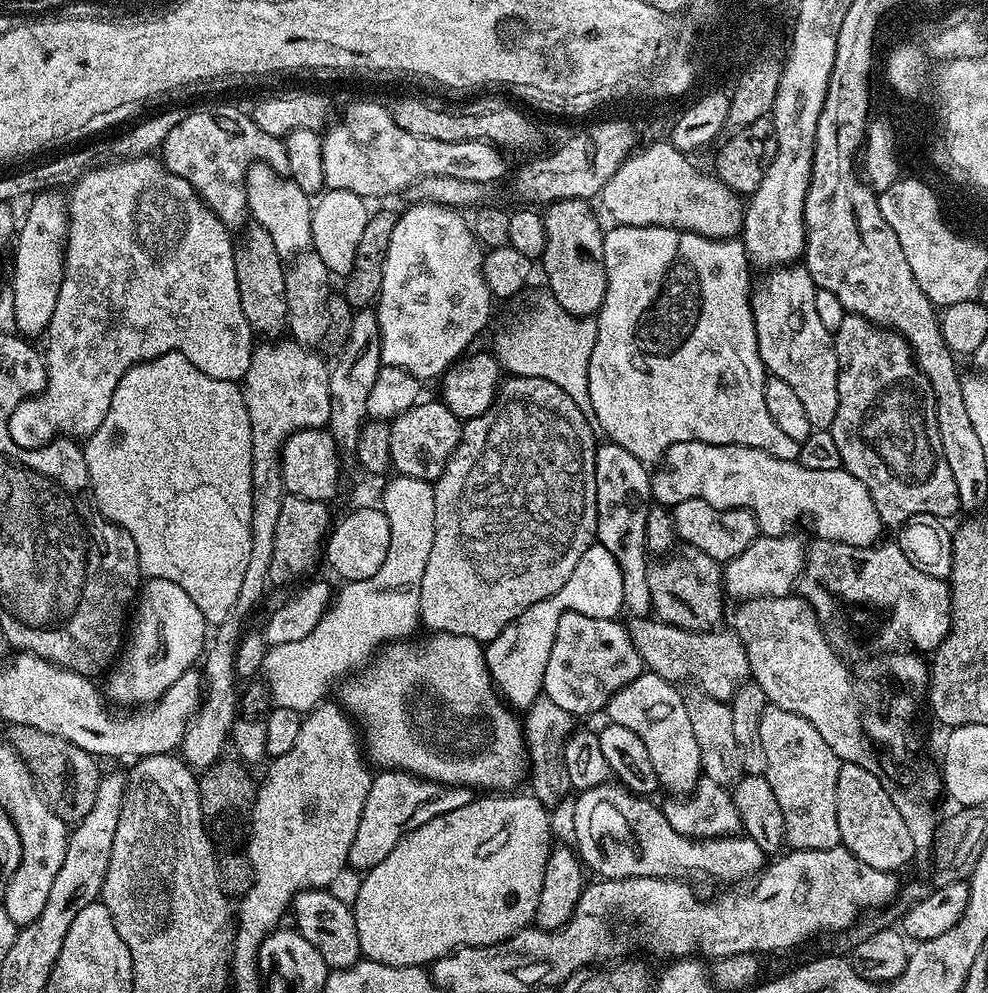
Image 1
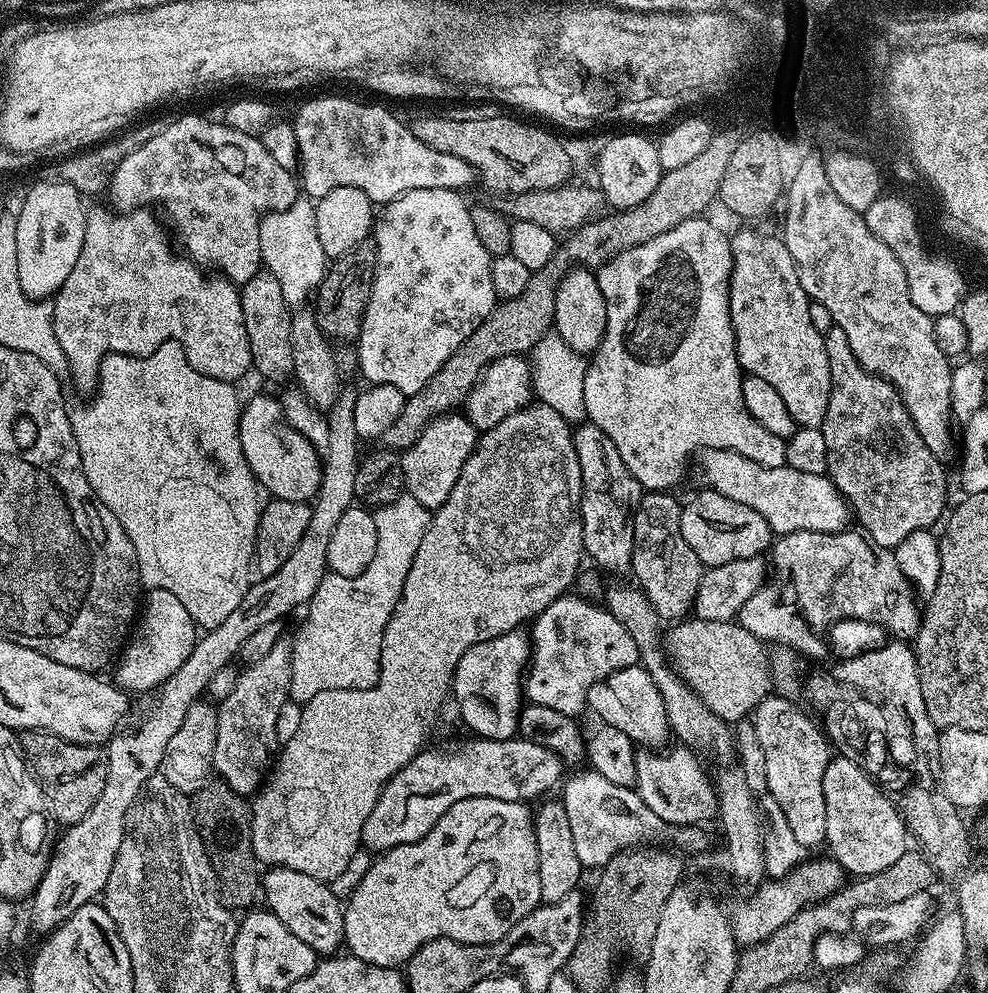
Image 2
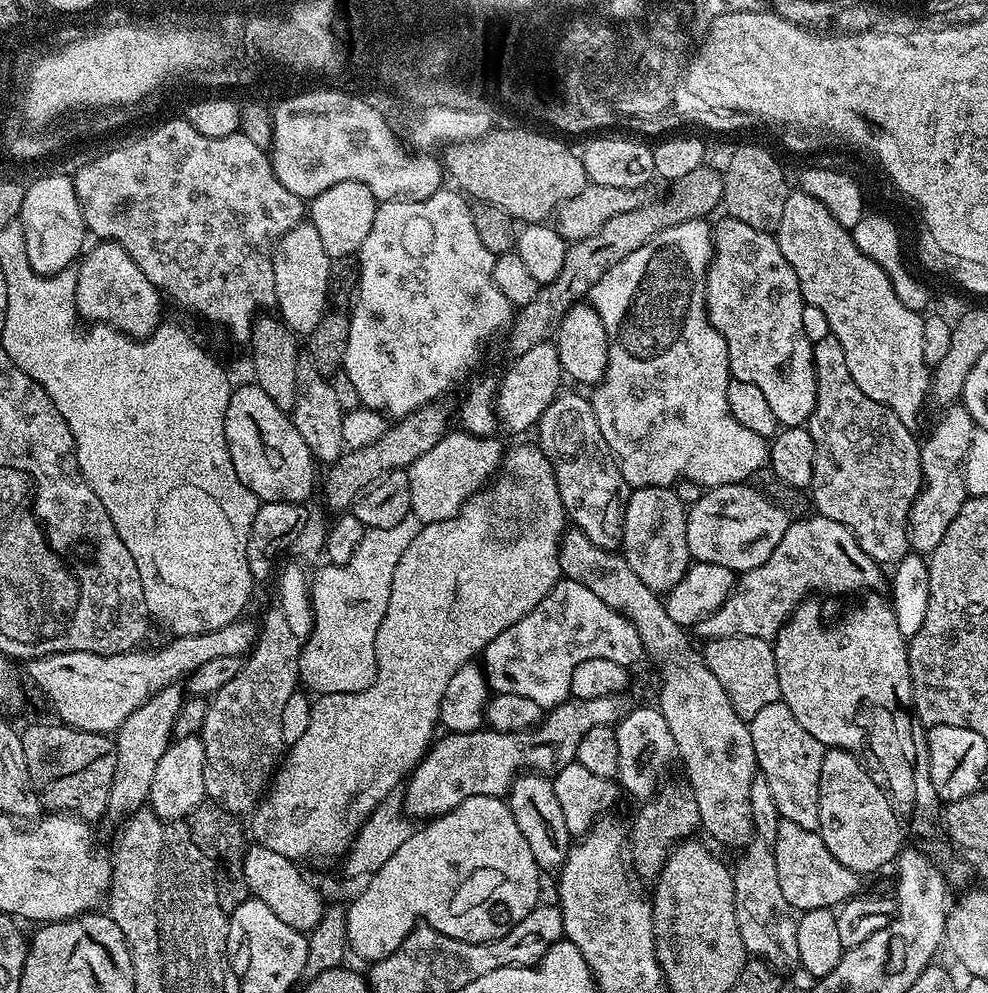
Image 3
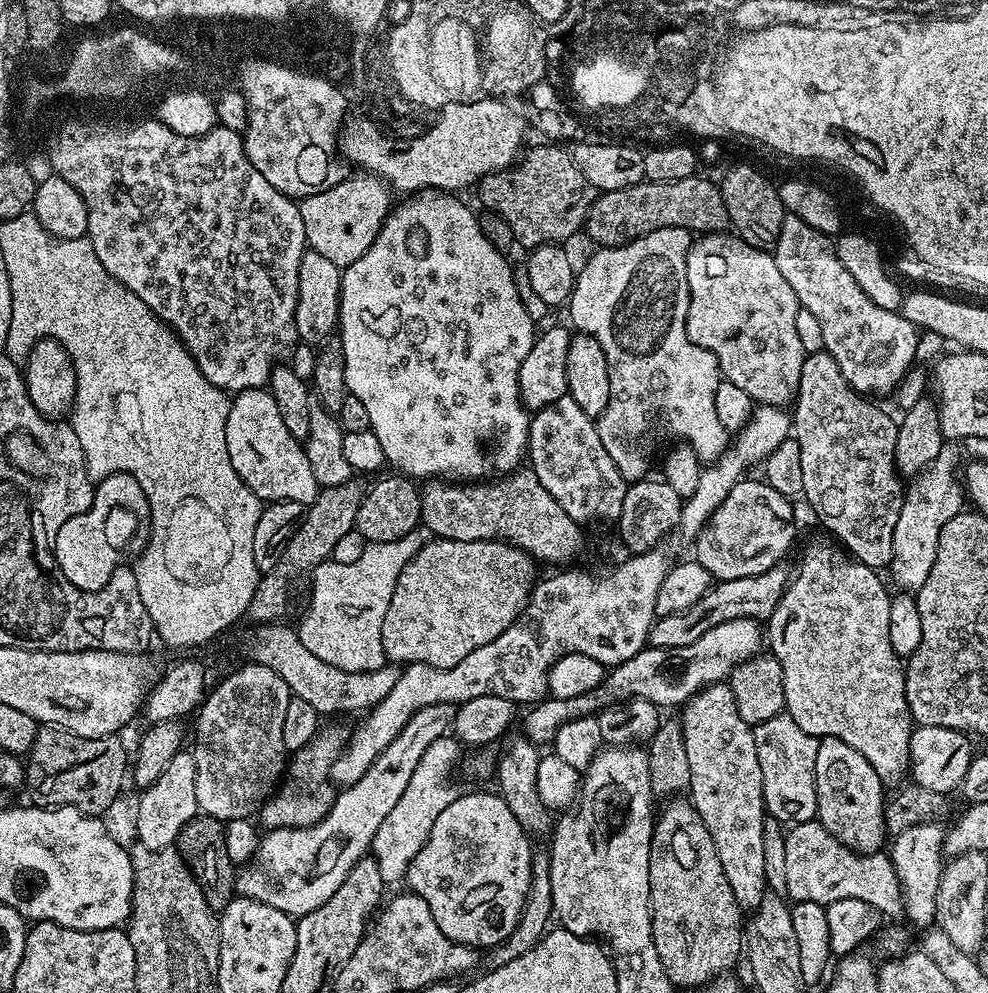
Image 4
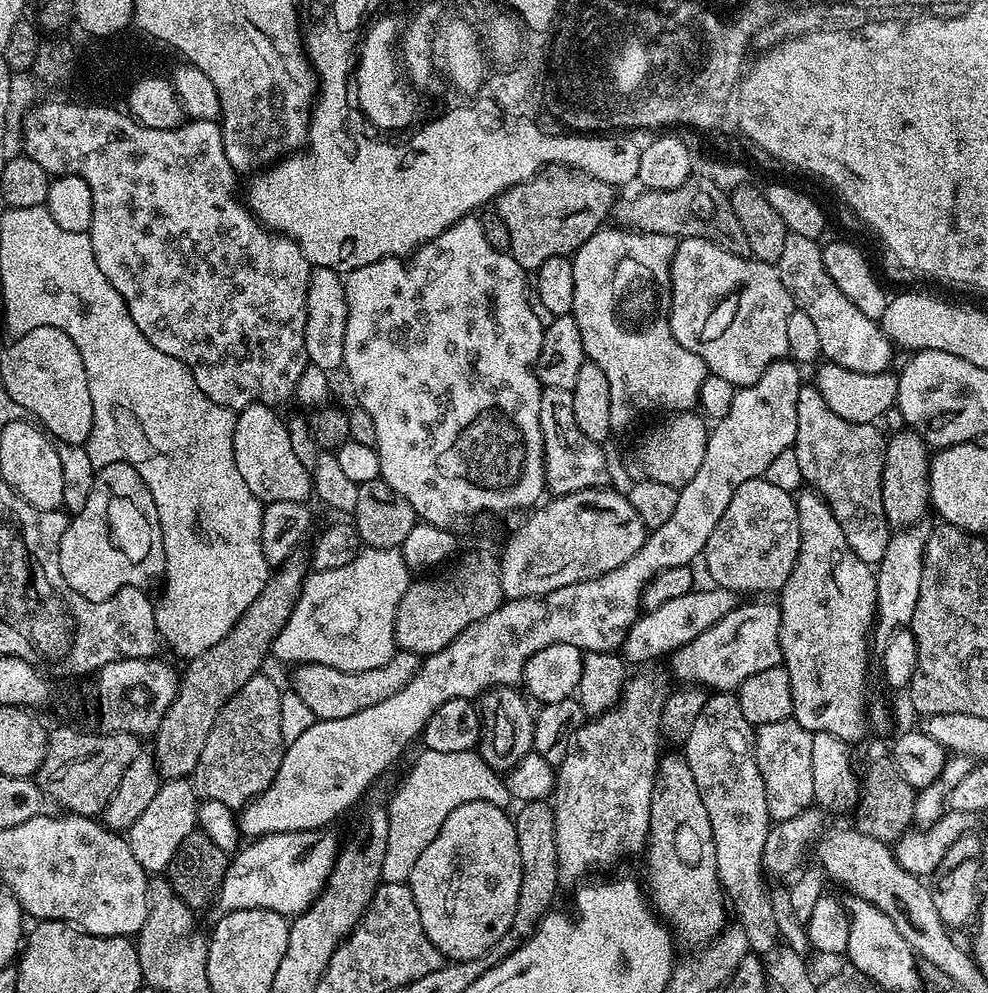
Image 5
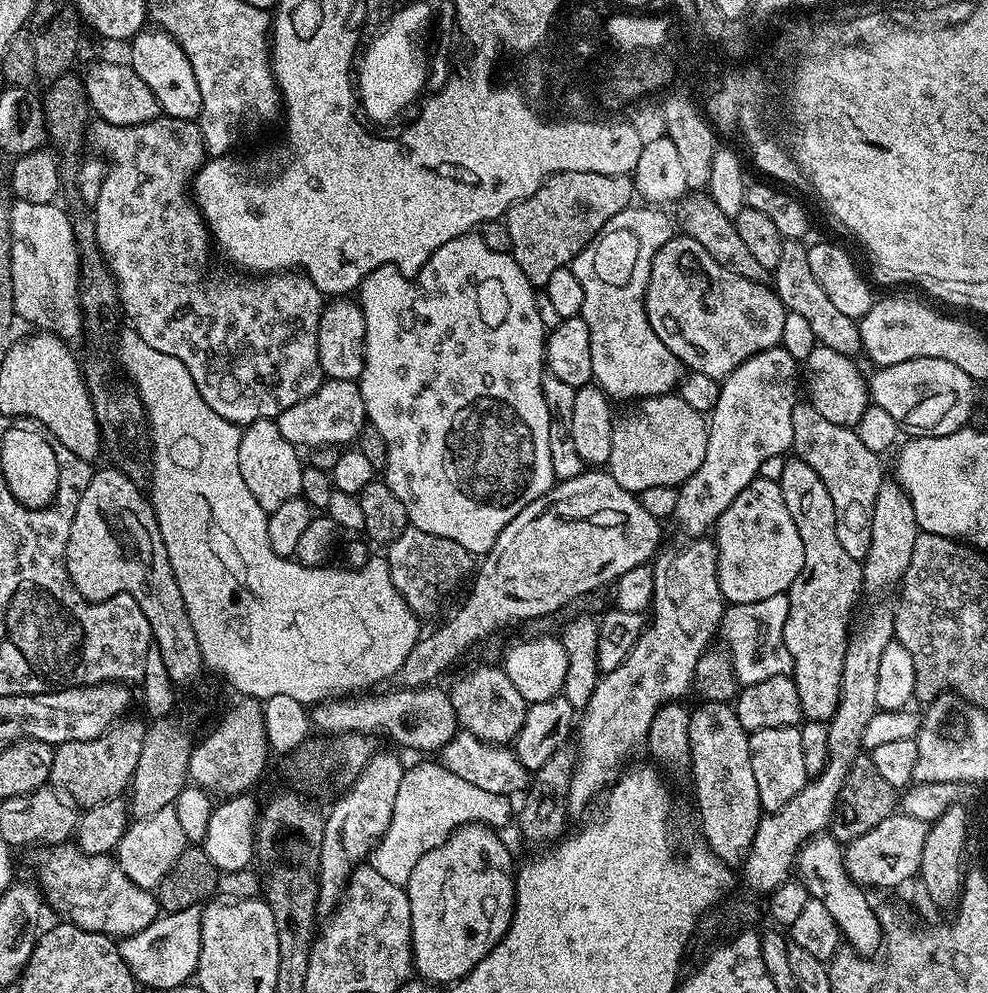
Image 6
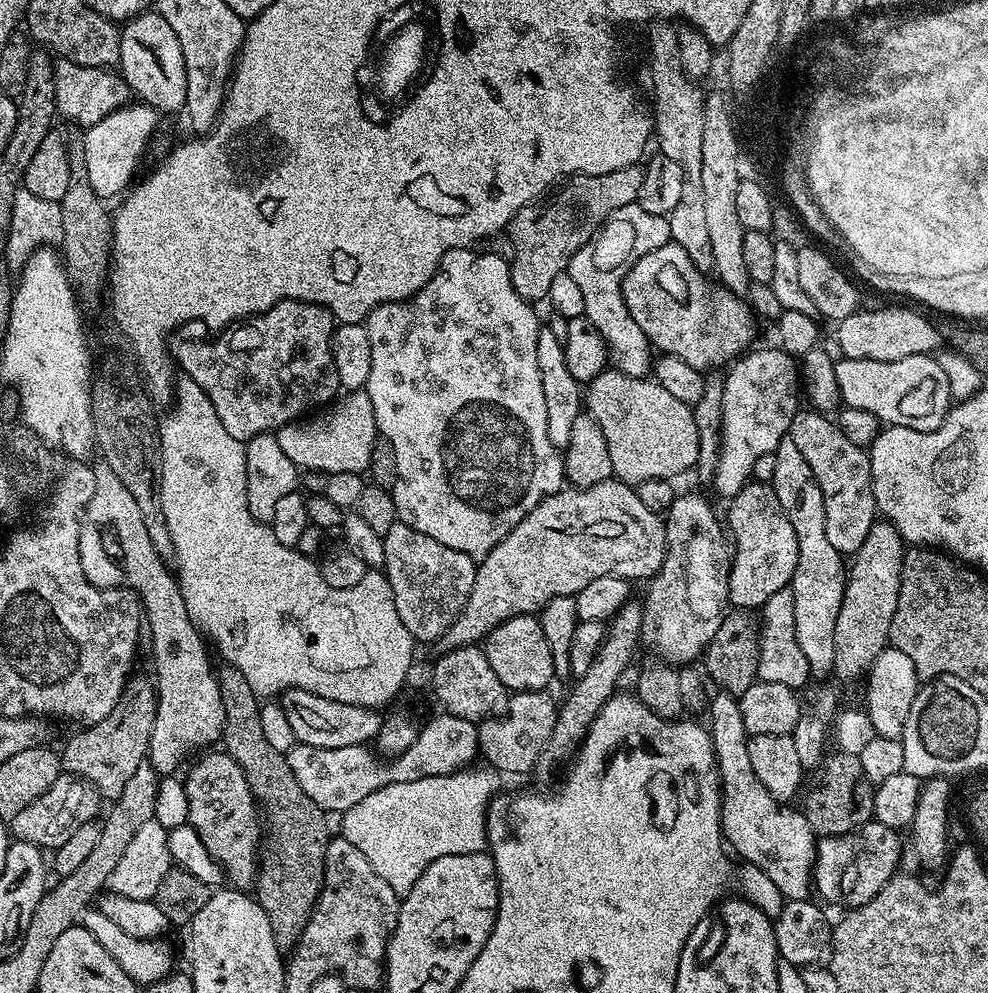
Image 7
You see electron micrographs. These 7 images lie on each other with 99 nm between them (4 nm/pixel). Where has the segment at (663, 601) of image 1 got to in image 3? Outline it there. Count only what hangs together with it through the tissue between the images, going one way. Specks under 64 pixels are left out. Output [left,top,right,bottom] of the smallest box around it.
[620,488,693,594]

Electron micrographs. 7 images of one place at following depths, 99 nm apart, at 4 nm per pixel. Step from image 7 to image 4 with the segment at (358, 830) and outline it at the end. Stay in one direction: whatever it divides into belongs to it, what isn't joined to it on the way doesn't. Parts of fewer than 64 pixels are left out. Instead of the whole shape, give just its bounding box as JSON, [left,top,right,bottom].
[370,734,462,886]

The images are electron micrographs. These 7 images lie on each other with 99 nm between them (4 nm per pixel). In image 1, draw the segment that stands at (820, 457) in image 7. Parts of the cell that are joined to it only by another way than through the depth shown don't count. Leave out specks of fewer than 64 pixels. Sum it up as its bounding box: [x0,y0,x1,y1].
[830,314,961,526]

